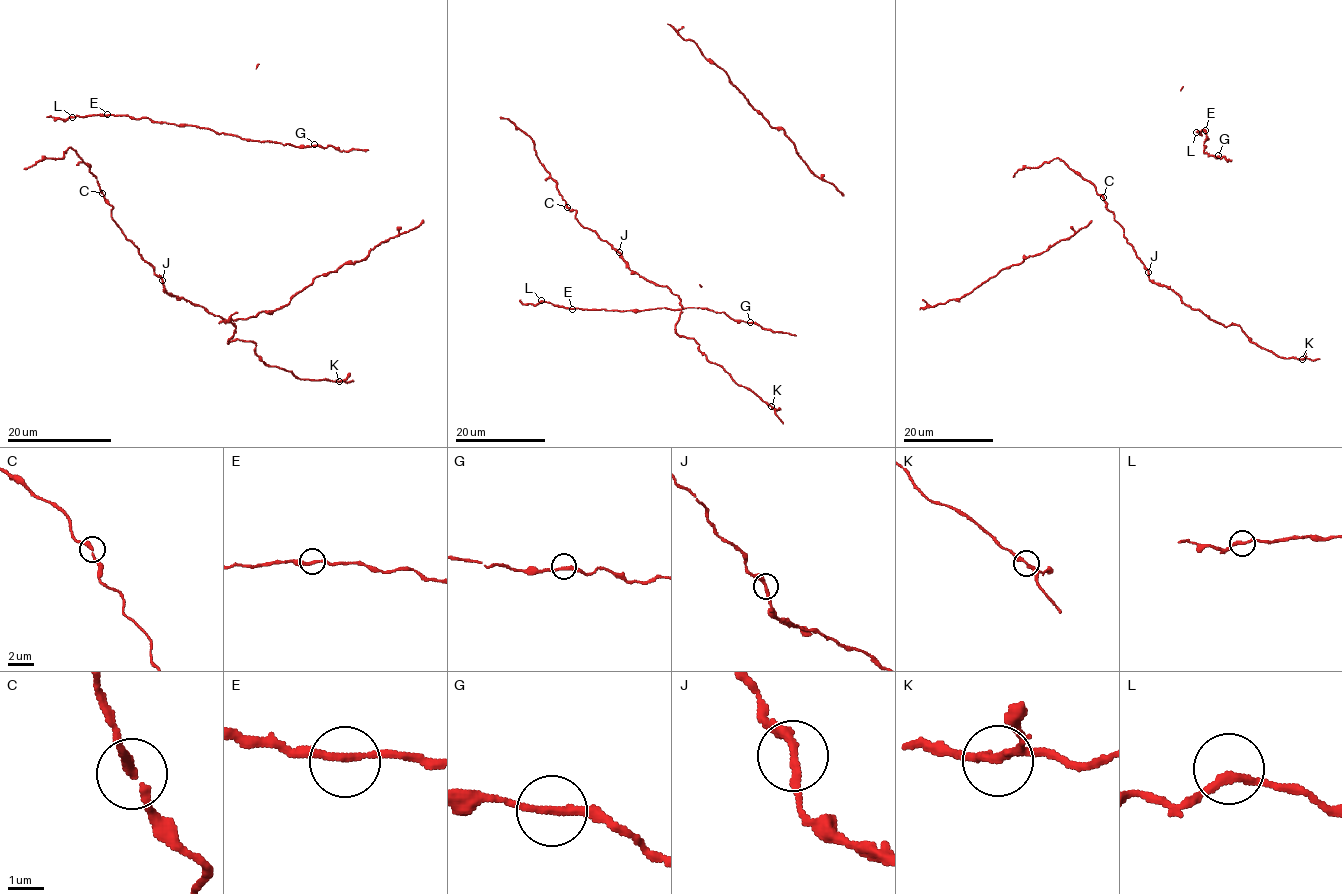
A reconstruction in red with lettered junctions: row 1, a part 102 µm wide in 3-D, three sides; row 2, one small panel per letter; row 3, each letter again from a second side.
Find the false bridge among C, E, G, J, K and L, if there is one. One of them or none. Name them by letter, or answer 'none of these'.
none of these

